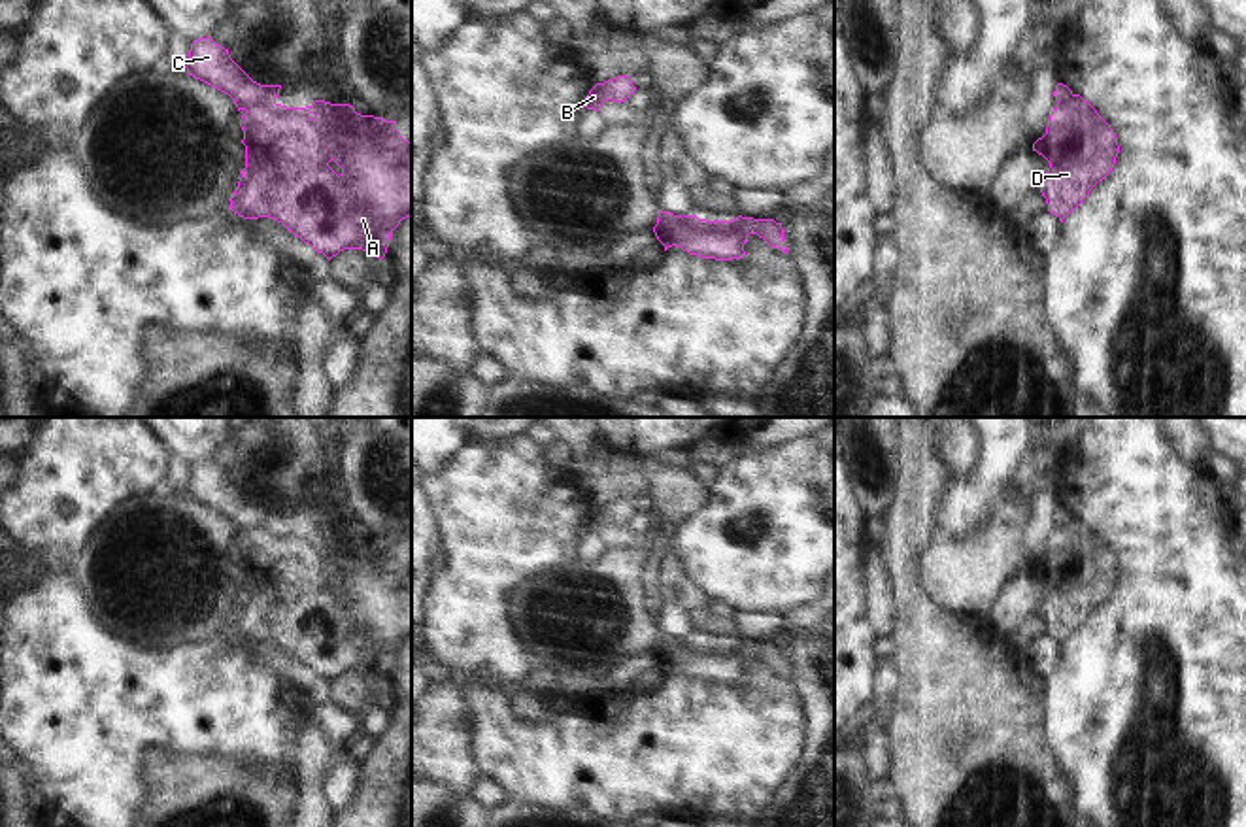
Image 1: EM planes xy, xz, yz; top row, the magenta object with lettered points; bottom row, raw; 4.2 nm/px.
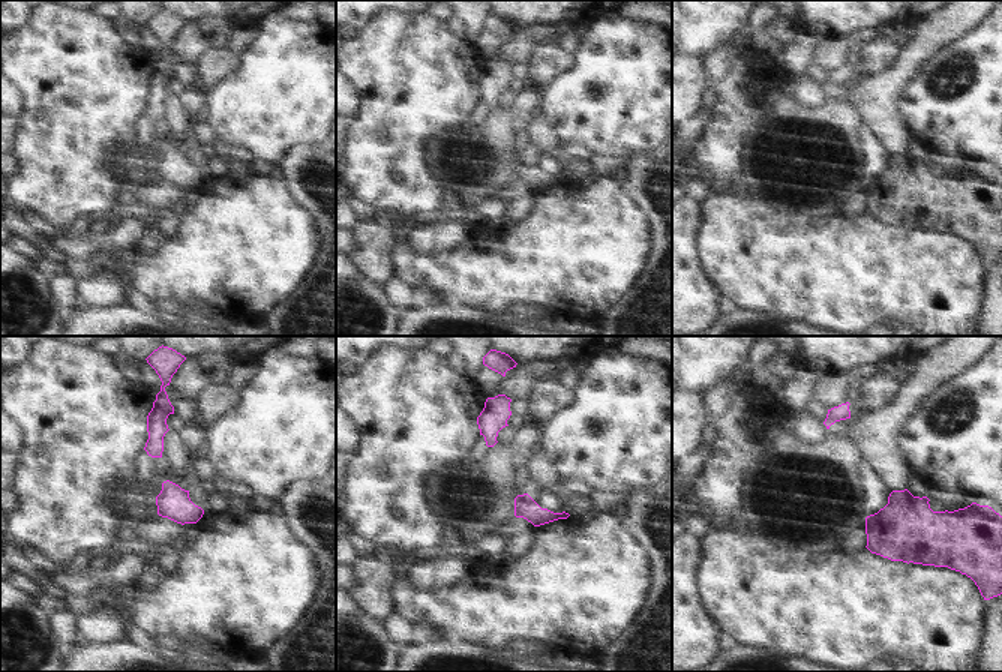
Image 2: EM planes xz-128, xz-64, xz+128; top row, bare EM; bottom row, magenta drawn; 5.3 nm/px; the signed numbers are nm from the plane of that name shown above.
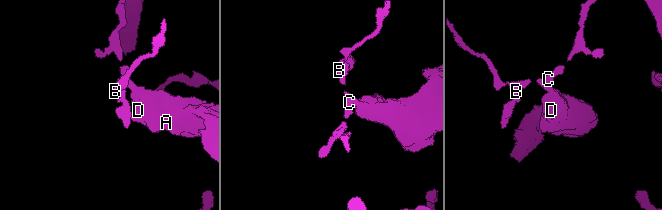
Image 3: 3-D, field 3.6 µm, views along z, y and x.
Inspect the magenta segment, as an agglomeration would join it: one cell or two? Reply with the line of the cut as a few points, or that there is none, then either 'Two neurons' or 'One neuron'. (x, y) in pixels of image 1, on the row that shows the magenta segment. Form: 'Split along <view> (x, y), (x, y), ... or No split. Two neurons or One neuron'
Split along xy (274, 101), (244, 108). Two neurons.

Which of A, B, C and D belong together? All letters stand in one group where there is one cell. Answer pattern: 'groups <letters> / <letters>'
groups A D / B C

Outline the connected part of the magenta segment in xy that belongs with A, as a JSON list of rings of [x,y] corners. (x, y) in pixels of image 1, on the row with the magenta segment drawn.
[[[315,100],[306,108],[261,102],[240,119],[245,168],[230,198],[230,210],[244,219],[270,217],[328,261],[344,249],[362,249],[385,257],[391,232],[412,215],[412,142],[396,130],[396,121],[361,115],[349,104]]]

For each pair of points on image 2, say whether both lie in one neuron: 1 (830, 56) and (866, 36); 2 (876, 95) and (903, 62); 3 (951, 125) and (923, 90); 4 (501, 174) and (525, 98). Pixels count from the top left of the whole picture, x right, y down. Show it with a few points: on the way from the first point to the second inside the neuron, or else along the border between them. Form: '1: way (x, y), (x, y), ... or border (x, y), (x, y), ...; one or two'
1: way (839, 47), (857, 38); one
2: way (884, 87), (902, 69); one
3: way (948, 116), (932, 99); one
4: way (501, 155), (501, 128), (512, 117); one

